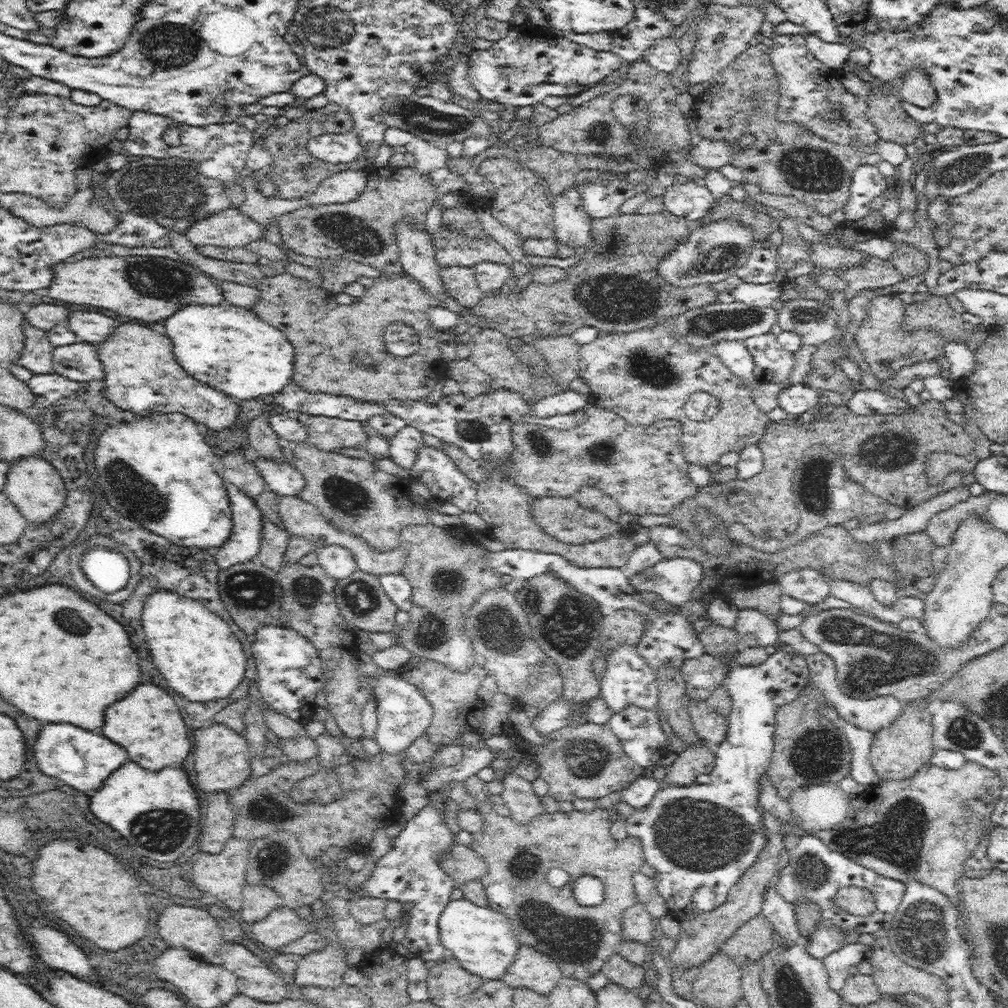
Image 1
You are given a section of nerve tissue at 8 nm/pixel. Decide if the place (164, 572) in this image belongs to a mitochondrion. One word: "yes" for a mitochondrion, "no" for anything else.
no

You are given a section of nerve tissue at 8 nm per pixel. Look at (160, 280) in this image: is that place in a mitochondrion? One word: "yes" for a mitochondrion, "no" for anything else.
yes

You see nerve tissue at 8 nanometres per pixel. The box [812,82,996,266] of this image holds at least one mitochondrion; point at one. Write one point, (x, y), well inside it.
(968, 168)

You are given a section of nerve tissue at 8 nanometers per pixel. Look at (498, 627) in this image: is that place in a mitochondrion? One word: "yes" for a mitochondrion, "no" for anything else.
yes

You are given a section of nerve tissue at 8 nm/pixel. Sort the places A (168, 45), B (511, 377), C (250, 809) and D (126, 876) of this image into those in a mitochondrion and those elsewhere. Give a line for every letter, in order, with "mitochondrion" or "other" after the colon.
A: mitochondrion
B: other
C: mitochondrion
D: other

